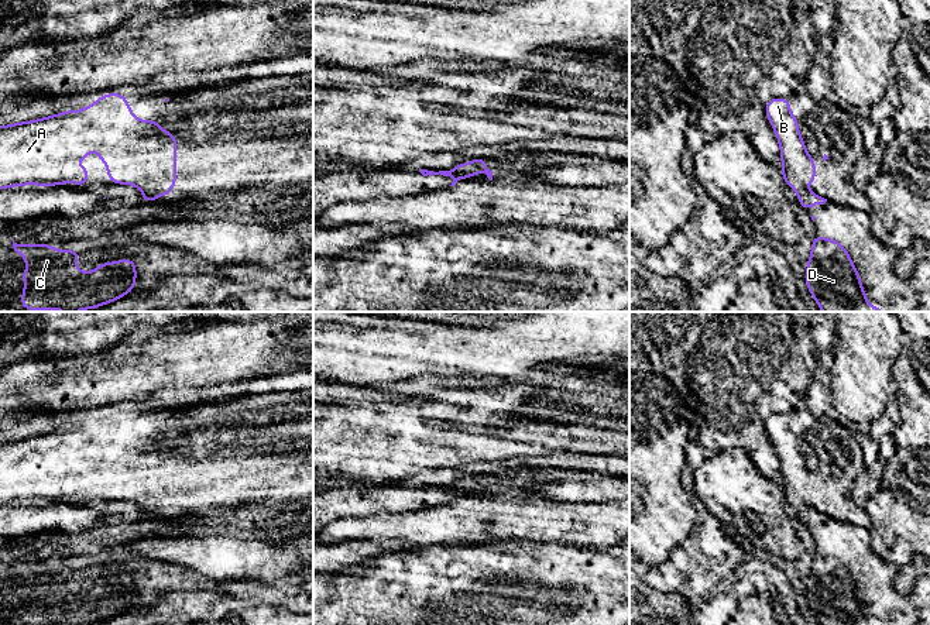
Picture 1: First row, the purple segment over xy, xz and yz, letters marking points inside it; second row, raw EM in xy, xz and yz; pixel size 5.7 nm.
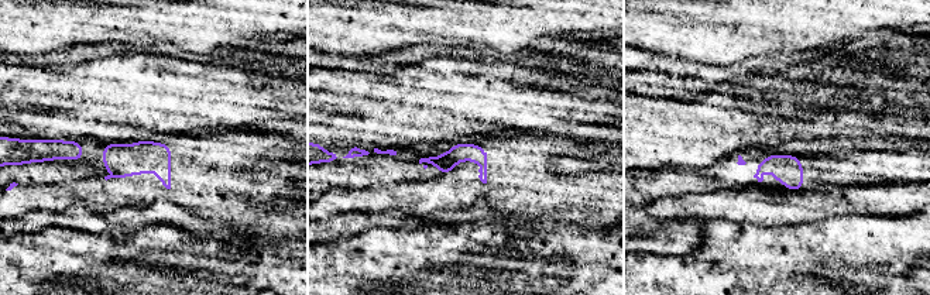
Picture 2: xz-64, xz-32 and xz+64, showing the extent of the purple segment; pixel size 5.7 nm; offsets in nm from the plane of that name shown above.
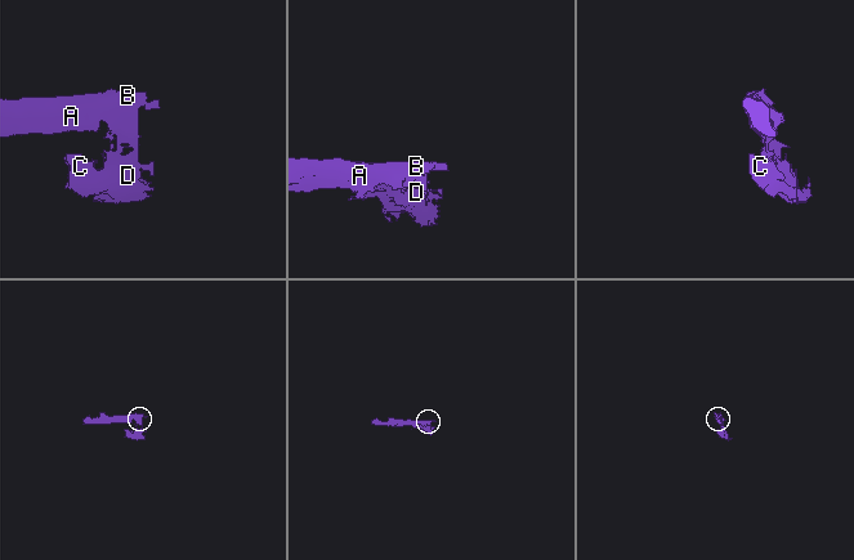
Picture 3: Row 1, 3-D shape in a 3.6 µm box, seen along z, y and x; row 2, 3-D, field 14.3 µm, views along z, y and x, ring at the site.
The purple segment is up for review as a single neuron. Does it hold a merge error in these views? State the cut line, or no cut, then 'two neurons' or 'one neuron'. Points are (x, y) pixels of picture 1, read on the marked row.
cut in xz along (467, 162), (483, 171); two neurons

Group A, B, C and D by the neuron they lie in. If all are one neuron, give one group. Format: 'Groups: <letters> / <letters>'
Groups: A B / C D

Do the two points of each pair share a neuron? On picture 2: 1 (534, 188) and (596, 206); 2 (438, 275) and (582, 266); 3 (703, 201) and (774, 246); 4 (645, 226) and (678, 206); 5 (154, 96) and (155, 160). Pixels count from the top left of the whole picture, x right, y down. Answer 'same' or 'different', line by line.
1: same
2: same
3: different
4: different
5: different

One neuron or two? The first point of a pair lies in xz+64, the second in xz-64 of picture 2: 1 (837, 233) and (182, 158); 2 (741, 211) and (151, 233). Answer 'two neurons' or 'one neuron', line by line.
1: two neurons
2: two neurons

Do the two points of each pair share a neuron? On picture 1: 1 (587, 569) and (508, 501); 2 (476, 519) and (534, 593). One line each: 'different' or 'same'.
1: different
2: different

